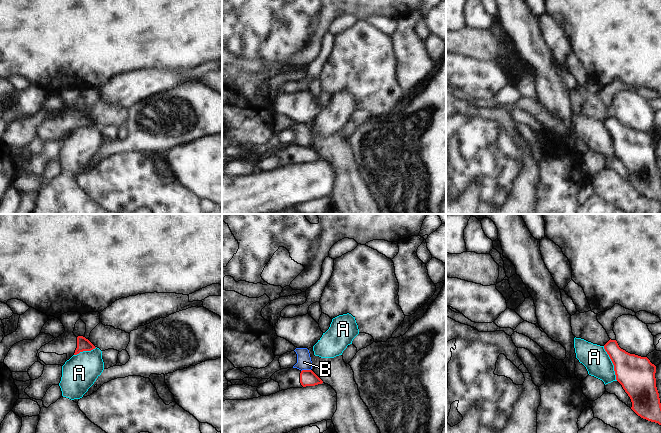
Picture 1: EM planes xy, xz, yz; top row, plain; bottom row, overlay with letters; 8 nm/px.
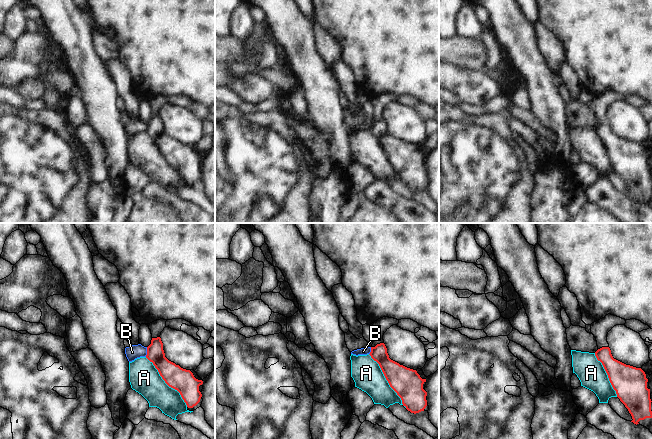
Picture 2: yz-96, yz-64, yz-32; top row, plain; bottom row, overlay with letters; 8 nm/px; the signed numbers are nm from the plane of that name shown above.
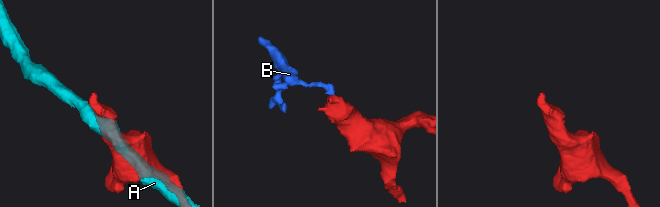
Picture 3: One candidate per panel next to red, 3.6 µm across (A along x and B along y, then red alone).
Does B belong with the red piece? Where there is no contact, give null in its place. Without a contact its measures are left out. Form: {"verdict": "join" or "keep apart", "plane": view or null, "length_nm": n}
{"verdict": "keep apart", "plane": "xz", "length_nm": 80}

